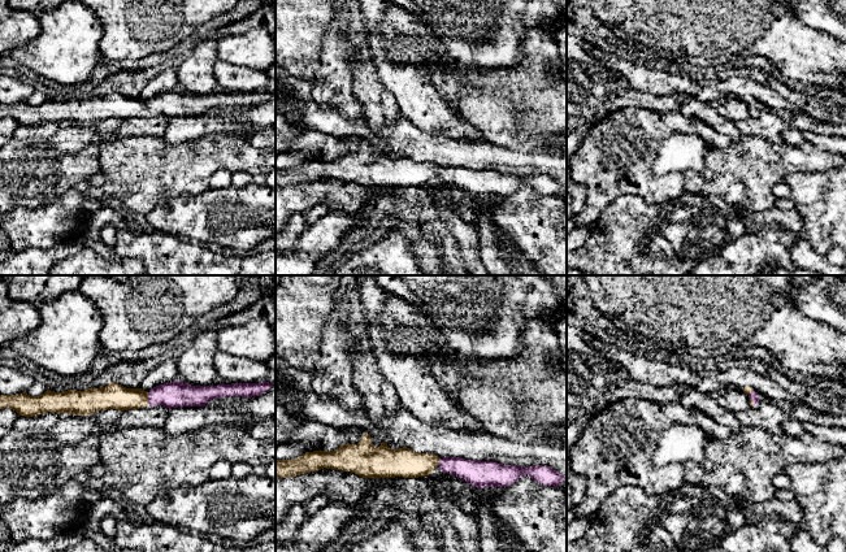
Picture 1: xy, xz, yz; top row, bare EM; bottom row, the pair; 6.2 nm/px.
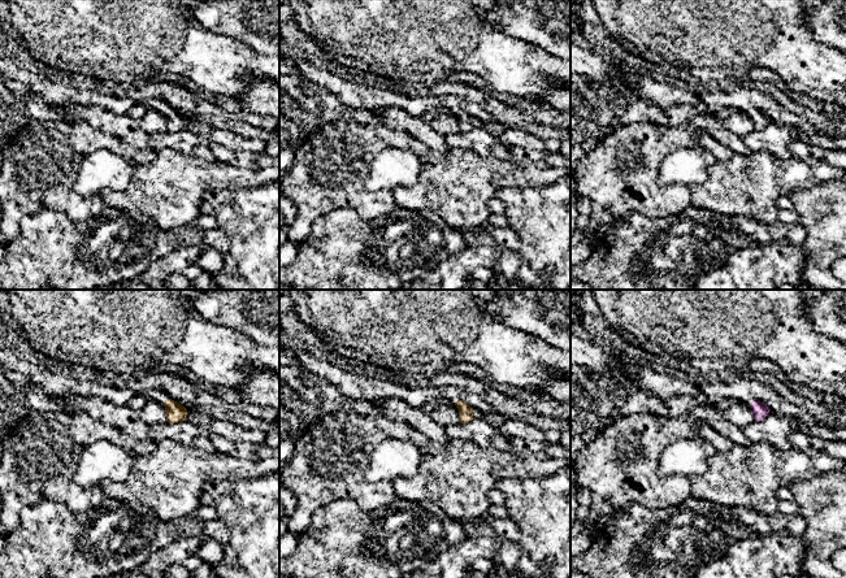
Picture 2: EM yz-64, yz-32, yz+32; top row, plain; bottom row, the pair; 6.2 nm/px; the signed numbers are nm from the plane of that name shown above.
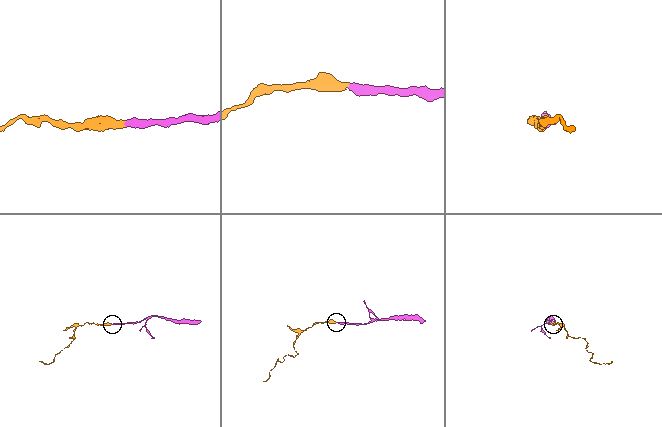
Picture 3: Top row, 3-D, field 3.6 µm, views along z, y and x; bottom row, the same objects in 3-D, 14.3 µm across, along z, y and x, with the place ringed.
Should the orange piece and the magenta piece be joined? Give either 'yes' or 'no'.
yes

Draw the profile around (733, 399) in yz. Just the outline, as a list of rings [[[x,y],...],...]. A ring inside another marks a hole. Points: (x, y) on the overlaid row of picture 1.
[[[729,386],[726,391],[717,399],[720,407],[738,413],[750,408],[750,396],[742,388]]]

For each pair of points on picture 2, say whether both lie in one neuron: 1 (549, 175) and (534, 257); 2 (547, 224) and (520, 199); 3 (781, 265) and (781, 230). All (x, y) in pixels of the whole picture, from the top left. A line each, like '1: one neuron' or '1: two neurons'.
1: two neurons
2: one neuron
3: two neurons

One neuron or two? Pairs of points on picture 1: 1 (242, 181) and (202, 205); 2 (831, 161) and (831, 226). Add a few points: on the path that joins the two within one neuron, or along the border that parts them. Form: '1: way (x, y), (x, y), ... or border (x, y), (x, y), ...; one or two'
1: border (250, 182), (244, 186), (231, 186); two
2: border (832, 166), (824, 170), (801, 173); two

